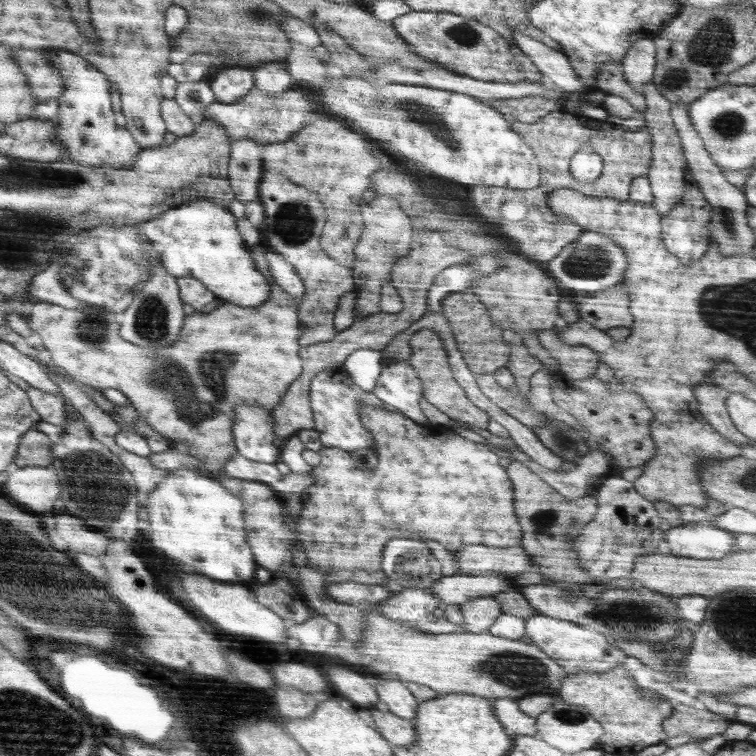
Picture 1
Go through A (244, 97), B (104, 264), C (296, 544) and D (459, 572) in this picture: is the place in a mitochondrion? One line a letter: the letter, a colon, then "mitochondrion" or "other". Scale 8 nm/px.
A: other
B: mitochondrion
C: other
D: other

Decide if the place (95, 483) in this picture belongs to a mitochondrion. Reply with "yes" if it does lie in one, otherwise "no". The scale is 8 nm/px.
yes

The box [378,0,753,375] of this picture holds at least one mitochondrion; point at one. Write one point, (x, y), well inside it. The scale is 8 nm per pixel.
(710, 49)

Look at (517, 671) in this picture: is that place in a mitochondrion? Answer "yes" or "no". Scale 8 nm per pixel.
yes

